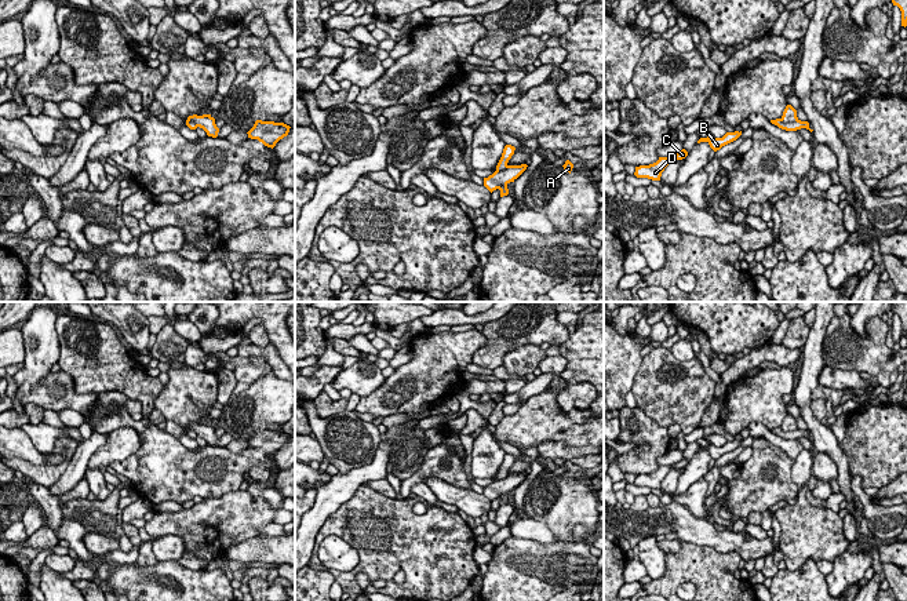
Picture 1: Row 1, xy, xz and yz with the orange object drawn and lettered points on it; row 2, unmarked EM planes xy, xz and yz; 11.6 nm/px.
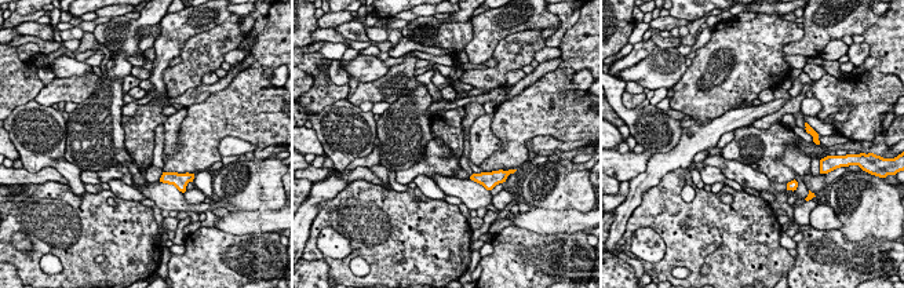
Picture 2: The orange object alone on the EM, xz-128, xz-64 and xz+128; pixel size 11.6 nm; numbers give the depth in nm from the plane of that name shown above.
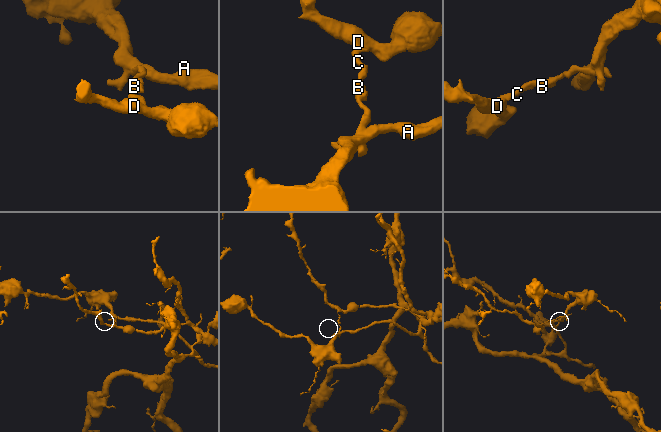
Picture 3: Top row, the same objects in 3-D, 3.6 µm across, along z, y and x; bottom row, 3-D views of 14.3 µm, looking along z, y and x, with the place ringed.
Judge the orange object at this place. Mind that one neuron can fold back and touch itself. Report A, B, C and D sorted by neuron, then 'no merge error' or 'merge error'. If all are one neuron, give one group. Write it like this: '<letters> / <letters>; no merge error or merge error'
A / B C D; merge error

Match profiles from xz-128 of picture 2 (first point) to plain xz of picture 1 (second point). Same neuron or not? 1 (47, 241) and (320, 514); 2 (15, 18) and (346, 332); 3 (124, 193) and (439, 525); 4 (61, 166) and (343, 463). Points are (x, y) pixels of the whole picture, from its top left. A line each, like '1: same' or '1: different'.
1: different
2: same
3: different
4: same

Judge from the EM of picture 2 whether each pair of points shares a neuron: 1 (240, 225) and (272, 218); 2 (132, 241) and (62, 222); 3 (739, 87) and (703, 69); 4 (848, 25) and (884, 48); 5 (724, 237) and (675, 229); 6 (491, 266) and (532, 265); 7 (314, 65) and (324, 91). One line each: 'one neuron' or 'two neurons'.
1: one neuron
2: one neuron
3: one neuron
4: two neurons
5: one neuron
6: one neuron
7: one neuron

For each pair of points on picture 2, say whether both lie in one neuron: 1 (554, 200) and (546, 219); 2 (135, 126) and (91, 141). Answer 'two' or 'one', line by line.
1: two
2: two

